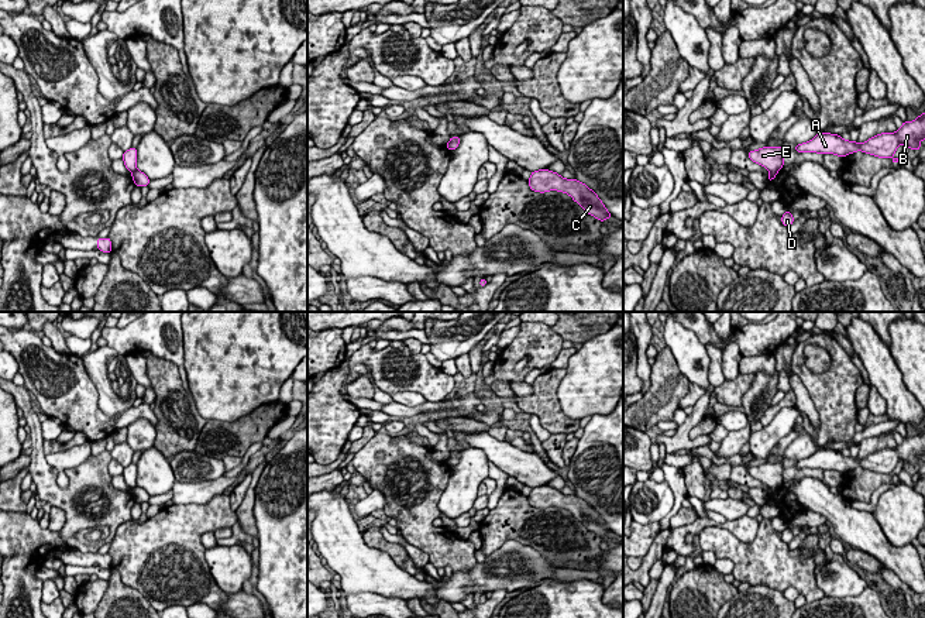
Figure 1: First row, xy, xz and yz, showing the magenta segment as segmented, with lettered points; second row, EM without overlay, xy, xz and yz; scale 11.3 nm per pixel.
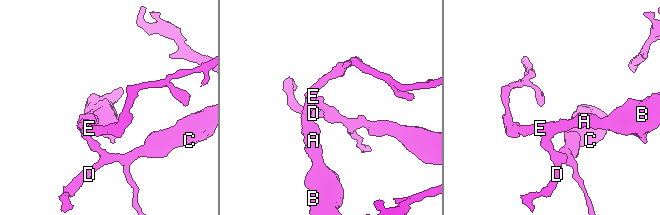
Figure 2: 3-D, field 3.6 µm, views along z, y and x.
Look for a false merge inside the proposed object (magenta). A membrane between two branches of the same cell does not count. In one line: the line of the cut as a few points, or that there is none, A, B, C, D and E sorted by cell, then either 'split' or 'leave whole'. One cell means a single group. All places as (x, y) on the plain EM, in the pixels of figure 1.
cut xy (136, 484), (133, 488); groups A B E / C D; split

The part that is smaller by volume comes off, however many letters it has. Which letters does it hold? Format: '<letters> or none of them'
C, D

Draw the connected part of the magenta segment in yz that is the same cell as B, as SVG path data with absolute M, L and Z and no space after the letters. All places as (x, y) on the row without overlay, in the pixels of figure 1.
M925 428L914 437L904 437L895 449L881 449L862 460L843 456L838 450L818 449L811 457L797 460L795 467L822 471L833 470L842 474L856 467L863 467L878 474L891 474L893 478L898 478L898 474L893 473L898 461L902 460L904 463L918 467L921 464L921 456L925 456Z

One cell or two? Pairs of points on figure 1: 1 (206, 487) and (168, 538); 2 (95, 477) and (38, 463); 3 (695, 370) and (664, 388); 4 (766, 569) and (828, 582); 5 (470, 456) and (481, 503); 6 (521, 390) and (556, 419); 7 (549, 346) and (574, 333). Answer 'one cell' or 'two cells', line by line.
1: two cells
2: one cell
3: two cells
4: two cells
5: two cells
6: two cells
7: two cells

